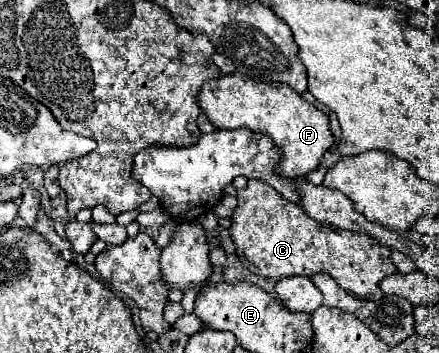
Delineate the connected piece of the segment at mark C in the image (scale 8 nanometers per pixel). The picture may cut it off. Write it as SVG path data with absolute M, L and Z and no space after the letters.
M249 180L245 188L237 190L237 200L239 204L229 232L237 246L237 256L253 274L265 278L287 278L301 274L311 278L317 272L327 272L349 294L361 296L363 300L383 298L379 282L397 272L391 262L391 248L377 244L377 240L367 234L319 224L305 214L299 202L285 200L273 190L273 186L261 180Z

